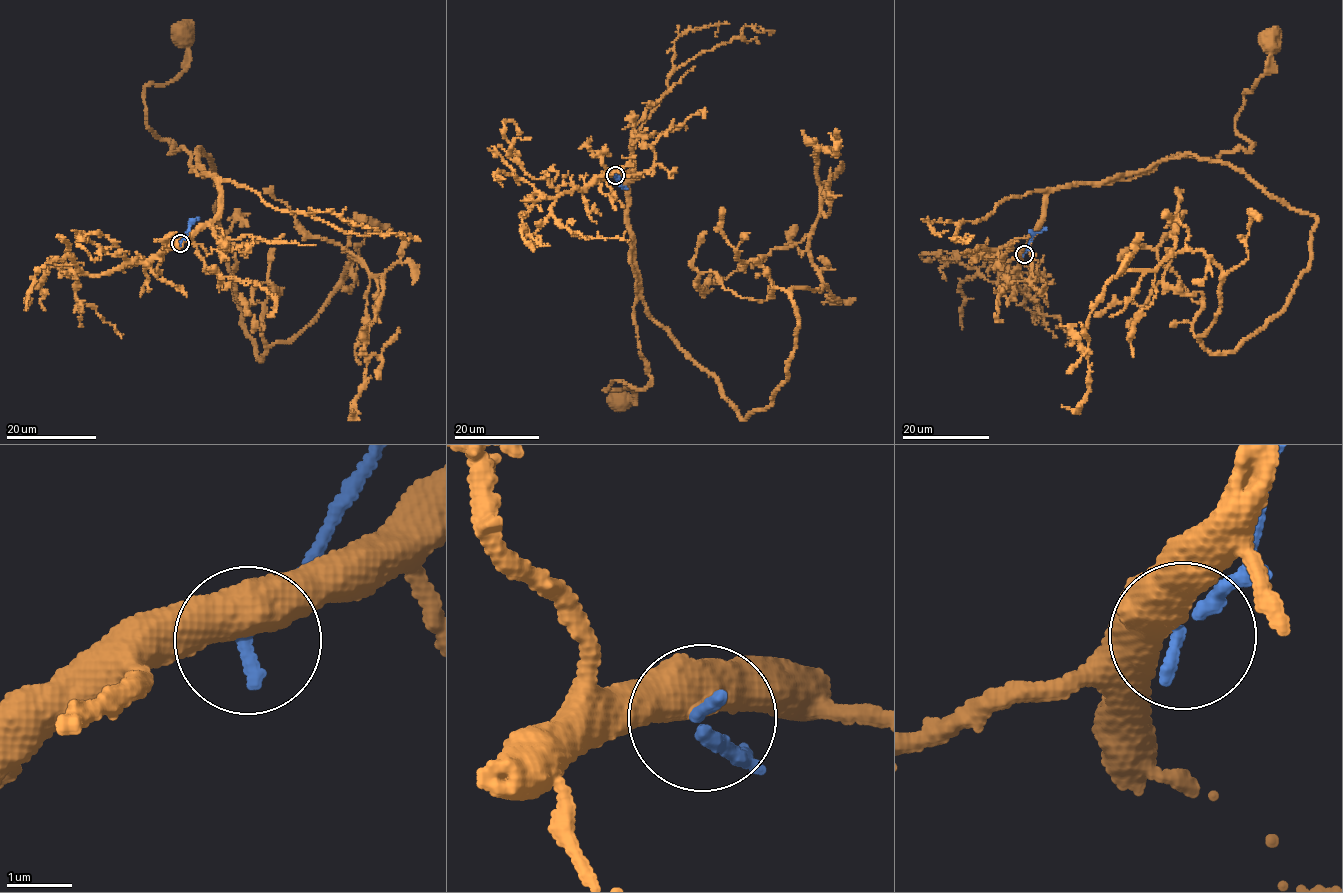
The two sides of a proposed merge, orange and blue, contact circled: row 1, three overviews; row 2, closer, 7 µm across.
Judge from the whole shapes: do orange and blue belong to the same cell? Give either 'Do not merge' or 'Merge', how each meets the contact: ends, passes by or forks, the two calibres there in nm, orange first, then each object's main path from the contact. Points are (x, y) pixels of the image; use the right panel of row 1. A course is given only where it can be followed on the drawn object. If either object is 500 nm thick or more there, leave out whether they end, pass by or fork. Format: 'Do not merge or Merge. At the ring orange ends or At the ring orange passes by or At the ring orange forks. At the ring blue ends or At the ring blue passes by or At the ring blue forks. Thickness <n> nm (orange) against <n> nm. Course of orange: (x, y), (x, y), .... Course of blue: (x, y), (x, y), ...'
Do not merge. Thickness 500 nm (orange) against 260 nm. Course of orange: (1023, 254), (1053, 190), (1130, 180), (1177, 154), (1247, 151), (1253, 143), (1234, 119), (1269, 69), (1270, 44). Course of blue: (1023, 254), (1033, 235), (1046, 229)

